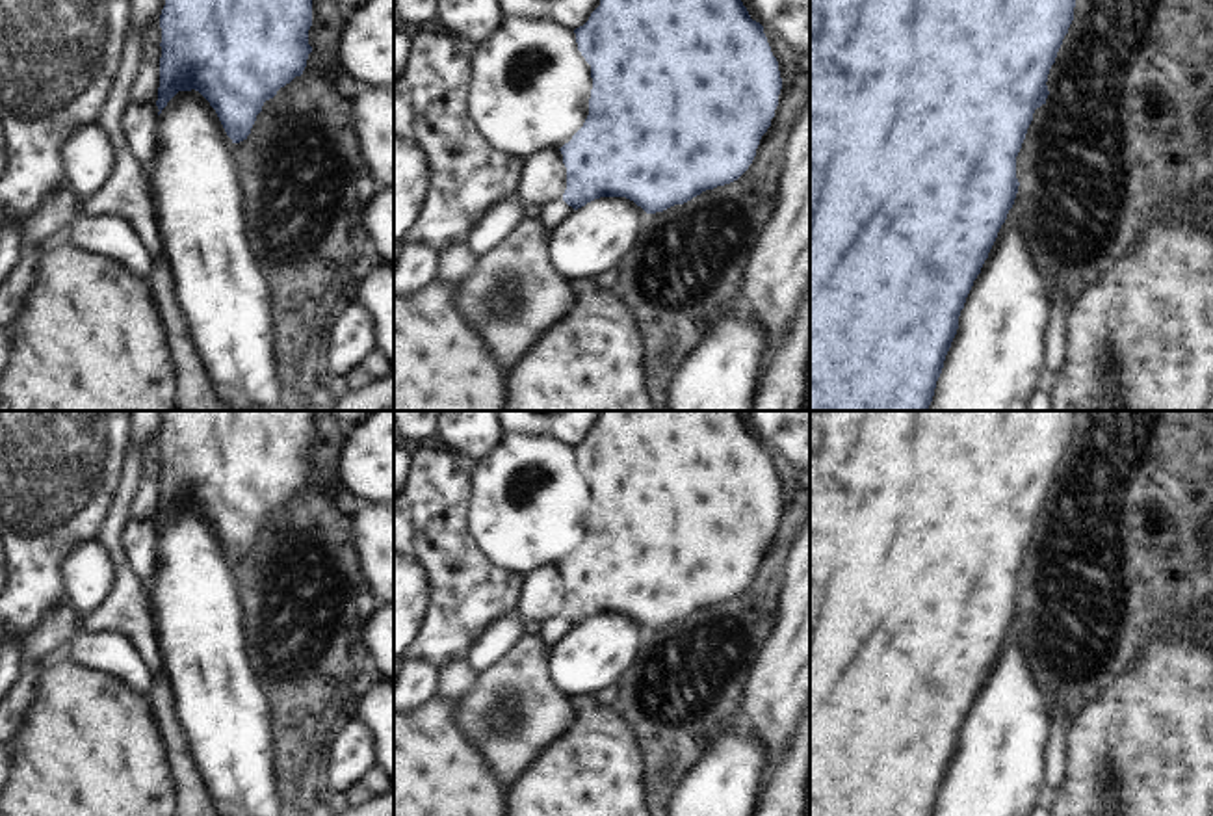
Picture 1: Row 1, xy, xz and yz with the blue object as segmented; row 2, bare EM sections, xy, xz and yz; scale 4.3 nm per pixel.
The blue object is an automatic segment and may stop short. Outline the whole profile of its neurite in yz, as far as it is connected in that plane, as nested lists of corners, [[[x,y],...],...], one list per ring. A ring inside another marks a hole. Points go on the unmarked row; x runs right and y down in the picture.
[[[810,411],[810,816],[933,816],[959,732],[998,654],[1016,610],[1035,597],[1068,597],[1077,578],[1077,533],[1070,522],[1048,520],[1048,491],[1074,437],[1076,411]]]

